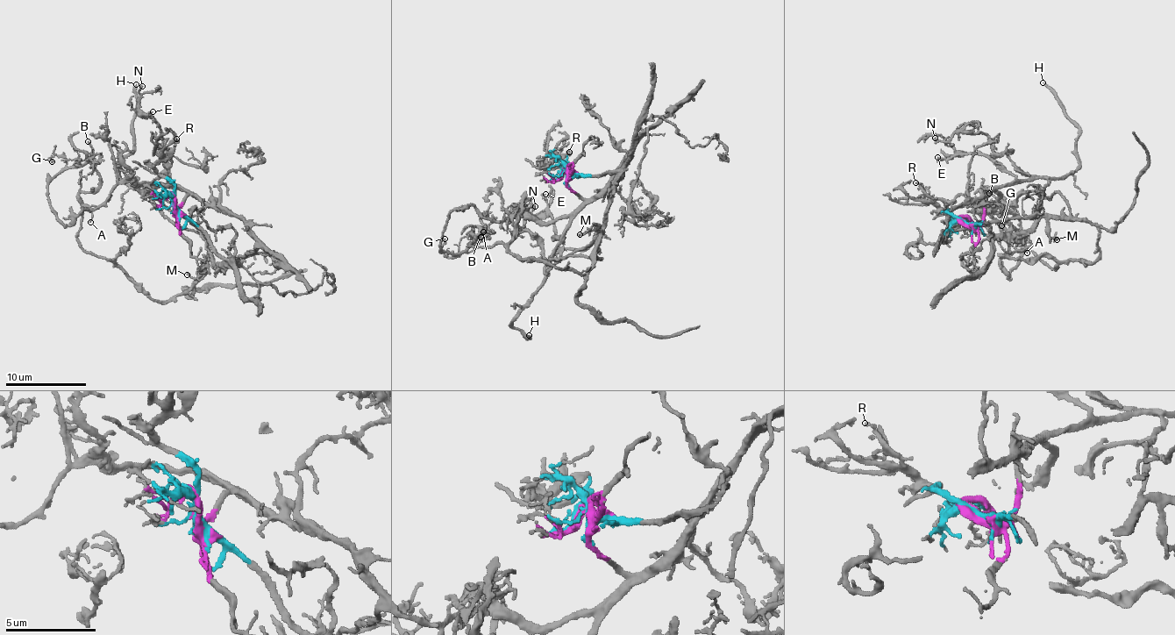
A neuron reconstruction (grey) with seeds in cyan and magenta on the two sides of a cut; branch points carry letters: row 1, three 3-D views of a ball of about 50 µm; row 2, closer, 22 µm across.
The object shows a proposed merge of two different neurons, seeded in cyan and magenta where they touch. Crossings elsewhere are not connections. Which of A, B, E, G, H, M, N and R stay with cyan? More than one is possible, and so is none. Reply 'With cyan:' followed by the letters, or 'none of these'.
With cyan: A, M, R

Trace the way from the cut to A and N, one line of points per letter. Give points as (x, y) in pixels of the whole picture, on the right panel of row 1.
A: (966, 224), (1009, 236), (1045, 217), (1098, 231), (1088, 265), (1057, 269), (1023, 245), (1028, 253)
N: (966, 224), (980, 222), (983, 198), (1009, 183), (1015, 176), (993, 160), (957, 150), (934, 137)

